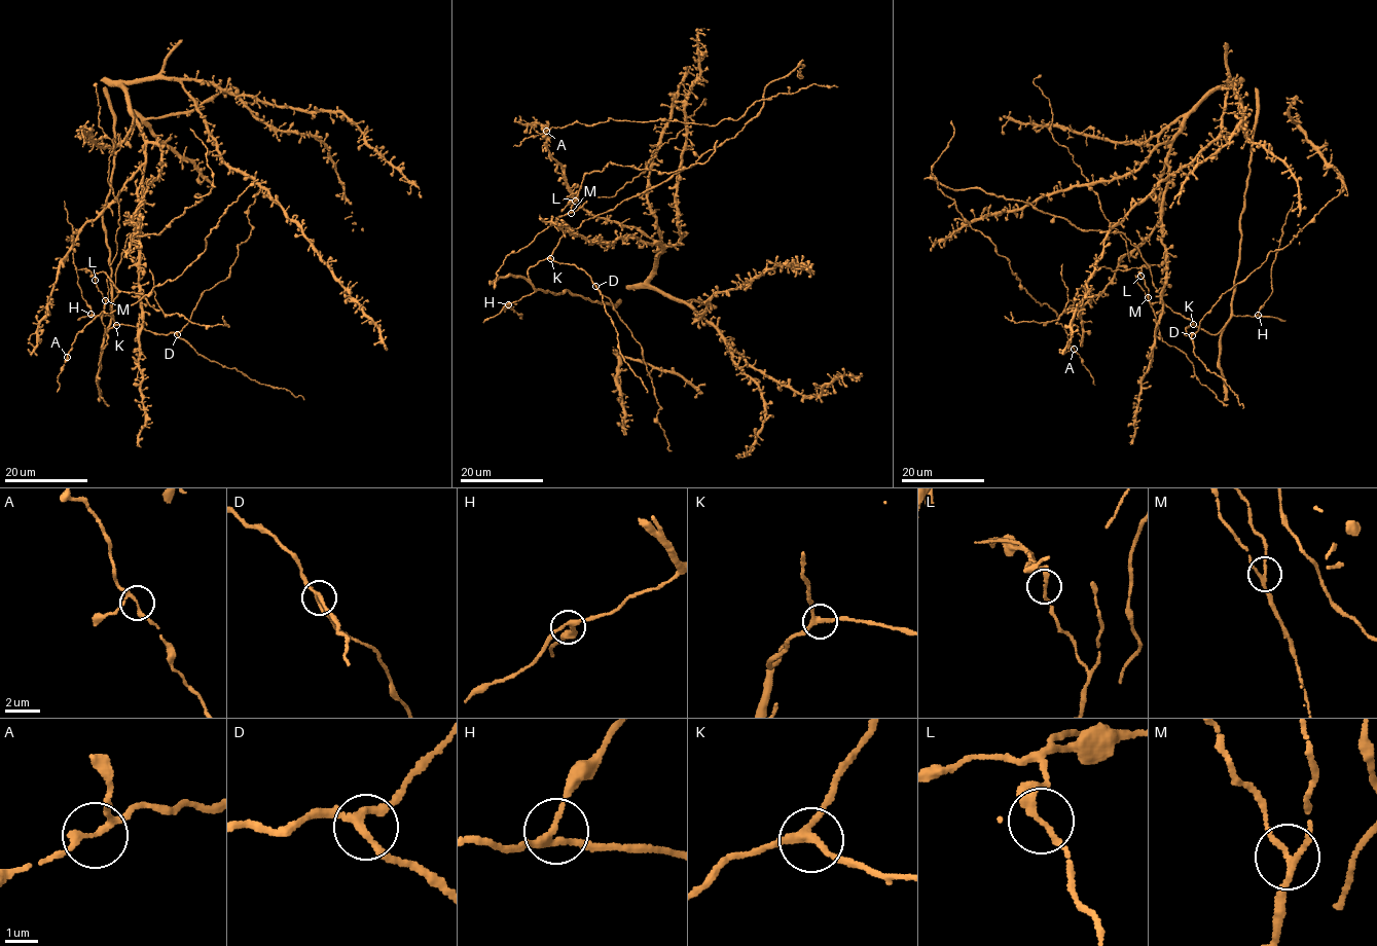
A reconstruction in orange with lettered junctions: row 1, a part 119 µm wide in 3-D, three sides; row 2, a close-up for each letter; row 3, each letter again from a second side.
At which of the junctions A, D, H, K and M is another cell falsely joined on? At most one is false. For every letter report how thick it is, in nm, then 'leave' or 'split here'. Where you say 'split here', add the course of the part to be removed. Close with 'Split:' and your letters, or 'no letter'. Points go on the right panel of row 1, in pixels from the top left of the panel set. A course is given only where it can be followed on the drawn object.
A: calibre 150 nm; leave
D: calibre 200 nm; leave
H: calibre 190 nm; leave
K: calibre 220 nm; leave
M: calibre 150 nm; split here; course (1149, 297), (1139, 267), (1100, 266), (1057, 320), (1017, 323), (1010, 312)
Split: M

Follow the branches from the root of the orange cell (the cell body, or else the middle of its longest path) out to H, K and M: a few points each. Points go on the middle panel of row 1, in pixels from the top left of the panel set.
H: (661, 145), (646, 170), (616, 192), (619, 204), (566, 231), (551, 255), (528, 270), (535, 291), (508, 304)
K: (661, 145), (650, 155), (646, 170), (616, 192), (615, 196), (619, 204), (566, 231), (550, 258)
M: (661, 145), (646, 170), (616, 192), (619, 204), (566, 231), (527, 278), (491, 282), (507, 256), (571, 213)

